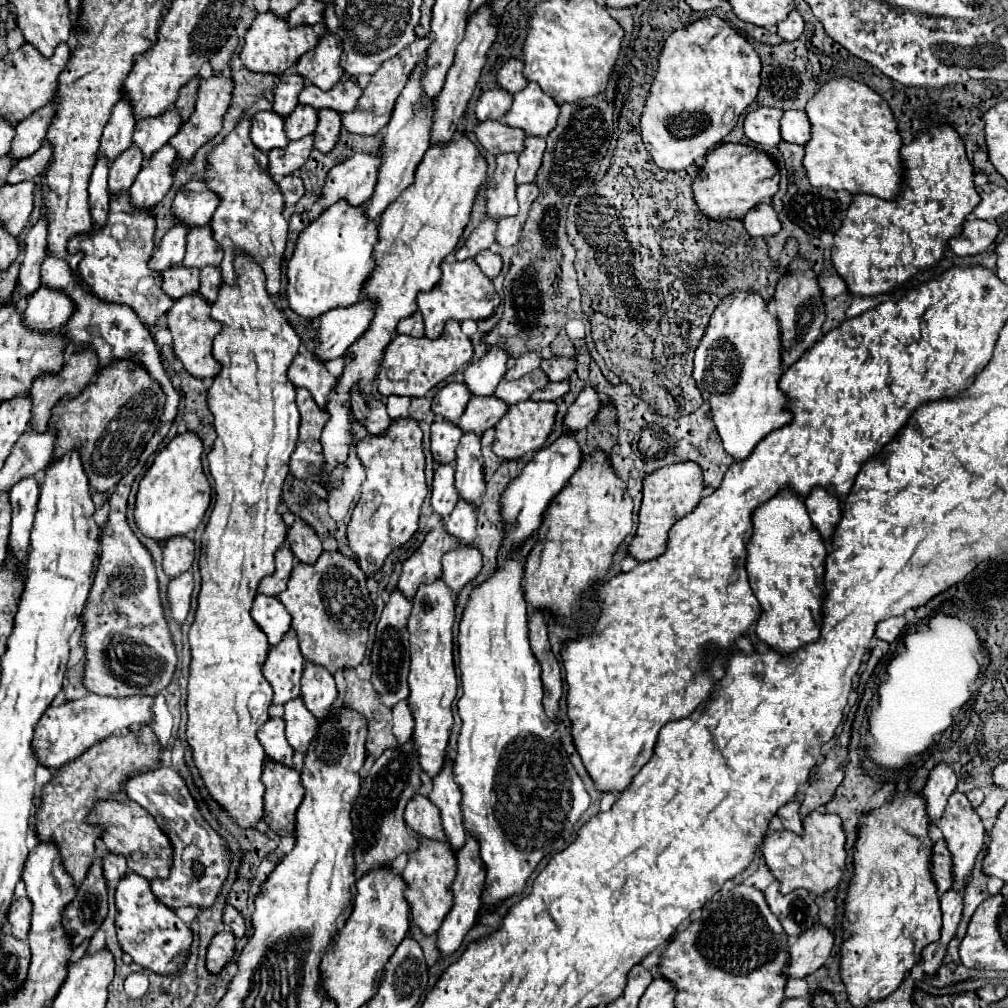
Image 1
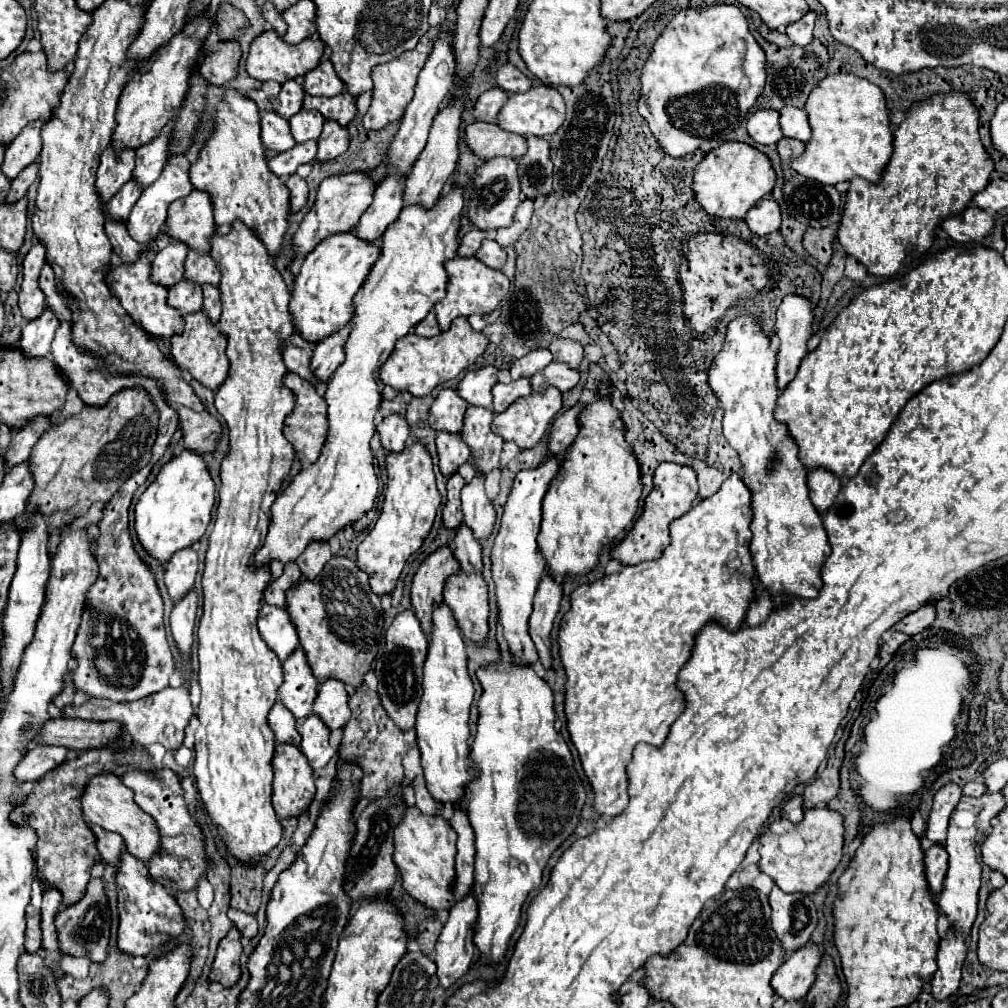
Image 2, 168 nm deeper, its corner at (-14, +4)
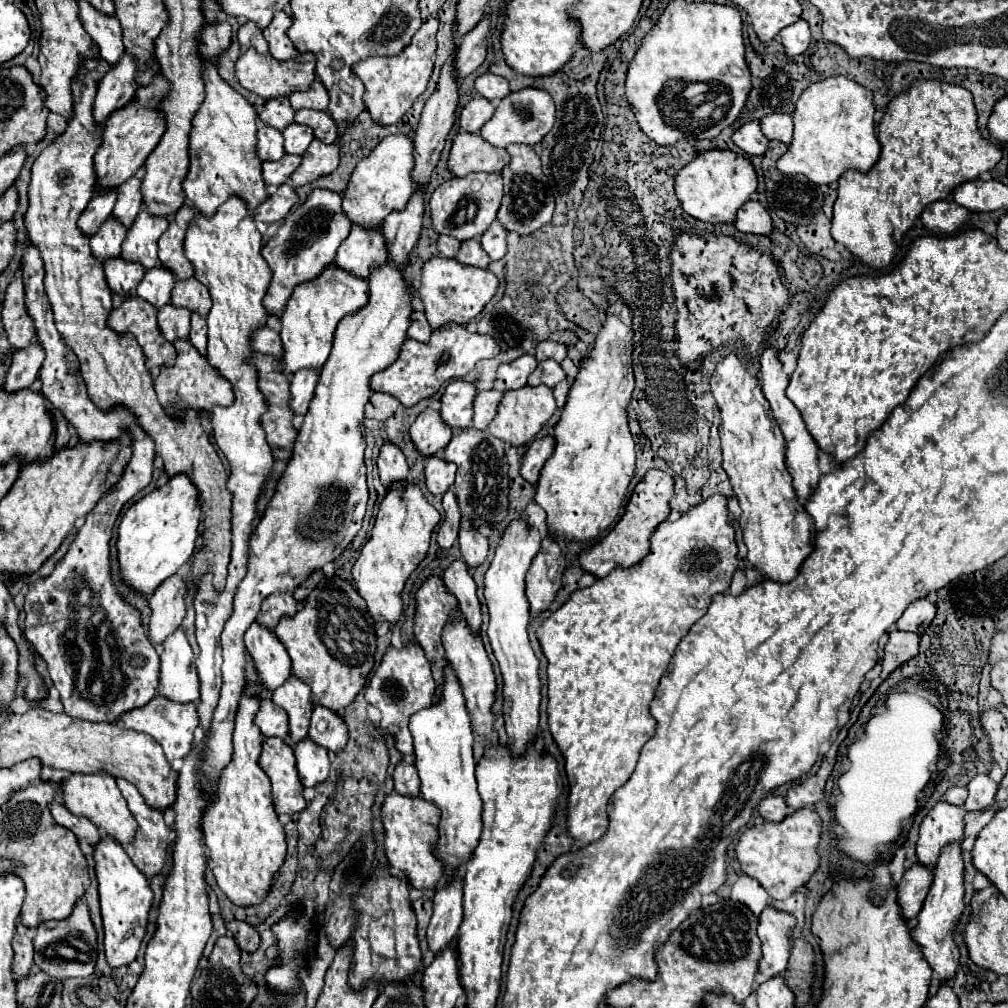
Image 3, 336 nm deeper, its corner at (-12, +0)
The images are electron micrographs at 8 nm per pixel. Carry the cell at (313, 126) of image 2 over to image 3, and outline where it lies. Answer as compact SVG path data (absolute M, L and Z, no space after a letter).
M291 123L283 131L283 137L285 137L285 153L303 155L305 149L309 147L309 143L313 141L313 131L311 129L305 129L305 125Z

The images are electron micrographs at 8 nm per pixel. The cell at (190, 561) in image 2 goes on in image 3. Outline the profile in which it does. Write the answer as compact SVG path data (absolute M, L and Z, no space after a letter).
M177 575L169 577L169 581L163 581L157 591L149 597L151 607L151 621L147 629L147 637L153 647L163 645L163 641L179 629L183 617L185 617L185 581Z

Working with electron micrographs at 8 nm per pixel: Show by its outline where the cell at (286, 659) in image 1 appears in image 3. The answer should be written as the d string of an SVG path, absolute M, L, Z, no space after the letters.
M289 677L289 681L281 689L277 689L277 693L273 693L273 701L289 715L287 743L293 747L295 743L303 741L309 731L309 719L313 711L309 685L297 681L297 677Z

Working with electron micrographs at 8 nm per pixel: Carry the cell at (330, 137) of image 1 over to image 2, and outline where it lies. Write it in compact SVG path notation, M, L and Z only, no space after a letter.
M327 119L323 133L319 137L319 151L317 151L317 161L331 161L339 157L341 153L347 151L349 145L349 131L347 127L339 125L337 121Z

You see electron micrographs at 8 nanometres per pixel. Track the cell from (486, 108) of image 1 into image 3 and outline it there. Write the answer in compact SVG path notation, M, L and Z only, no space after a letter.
M483 97L469 99L469 103L461 109L461 115L459 115L461 131L477 133L481 129L481 125L485 121L489 121L489 117L493 115L493 109L495 109L493 103L491 101L485 101Z

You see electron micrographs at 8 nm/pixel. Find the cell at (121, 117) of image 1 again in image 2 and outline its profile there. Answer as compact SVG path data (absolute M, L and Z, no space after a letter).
M109 145L101 153L101 165L97 169L97 189L103 203L107 203L133 175L135 167L135 151L133 149L117 149Z

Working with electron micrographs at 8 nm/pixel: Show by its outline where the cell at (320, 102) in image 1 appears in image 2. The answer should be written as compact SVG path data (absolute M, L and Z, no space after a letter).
M339 93L335 97L305 95L303 107L317 109L325 119L335 119L341 125L349 125L349 121L357 115L357 99L347 93Z

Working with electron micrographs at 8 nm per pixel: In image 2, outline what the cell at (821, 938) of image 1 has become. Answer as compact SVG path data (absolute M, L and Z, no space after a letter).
M815 943L793 951L791 957L787 957L787 961L775 971L771 979L771 987L775 989L775 993L787 1001L805 997L815 981L821 957L823 951L817 949Z

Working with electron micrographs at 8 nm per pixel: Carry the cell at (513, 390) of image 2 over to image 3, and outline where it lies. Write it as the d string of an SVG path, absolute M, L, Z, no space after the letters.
M481 391L475 395L473 399L473 421L471 425L479 431L485 431L487 425L493 421L493 417L497 415L497 405L499 405L499 397L503 397L501 391Z

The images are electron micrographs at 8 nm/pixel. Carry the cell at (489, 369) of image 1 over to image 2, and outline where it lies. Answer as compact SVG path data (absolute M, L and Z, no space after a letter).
M485 365L473 371L467 371L463 381L459 383L459 395L469 403L469 405L479 405L479 407L491 407L493 405L493 393L491 389L497 383L497 373L499 367L495 365Z

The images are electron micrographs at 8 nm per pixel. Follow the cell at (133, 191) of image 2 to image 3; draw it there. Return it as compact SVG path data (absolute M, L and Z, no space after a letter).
M113 217L105 221L105 225L101 225L101 229L95 233L95 237L91 237L91 243L89 243L93 257L101 263L105 263L107 259L119 257L125 233L127 229L123 225L117 225Z

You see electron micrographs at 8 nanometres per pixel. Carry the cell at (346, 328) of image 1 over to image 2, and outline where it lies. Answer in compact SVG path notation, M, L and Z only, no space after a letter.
M351 323L343 325L329 337L321 339L315 347L311 369L315 369L315 377L319 377L319 383L329 381L331 375L337 371L337 367L345 361L345 343L351 333Z

